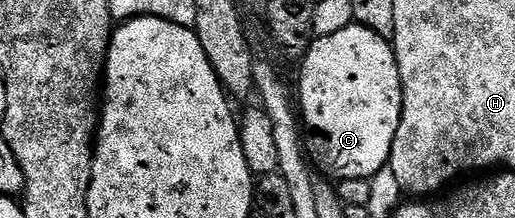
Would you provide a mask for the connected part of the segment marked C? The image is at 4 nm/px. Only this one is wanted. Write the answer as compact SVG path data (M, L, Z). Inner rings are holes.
M354 21L347 29L339 29L339 33L314 38L308 53L300 60L299 67L299 115L303 120L303 135L307 140L307 155L312 166L325 174L322 176L337 181L351 177L372 180L373 175L384 172L389 162L391 145L395 141L395 129L399 129L403 101L399 65L392 42Z

